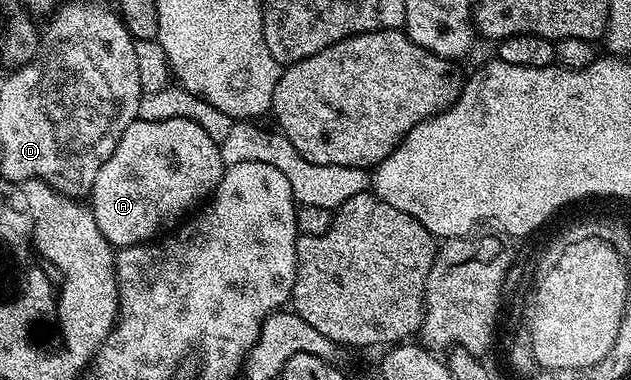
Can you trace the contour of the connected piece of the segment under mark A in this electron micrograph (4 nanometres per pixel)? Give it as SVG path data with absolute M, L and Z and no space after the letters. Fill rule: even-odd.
M136 118L125 130L125 134L121 134L105 166L97 170L97 178L93 178L89 207L93 218L97 218L97 230L105 234L111 247L116 250L154 241L160 235L159 227L162 224L175 219L178 221L178 216L186 208L194 209L198 200L206 201L219 185L224 171L219 145L209 138L197 122L185 118L173 118L169 121L145 121Z

